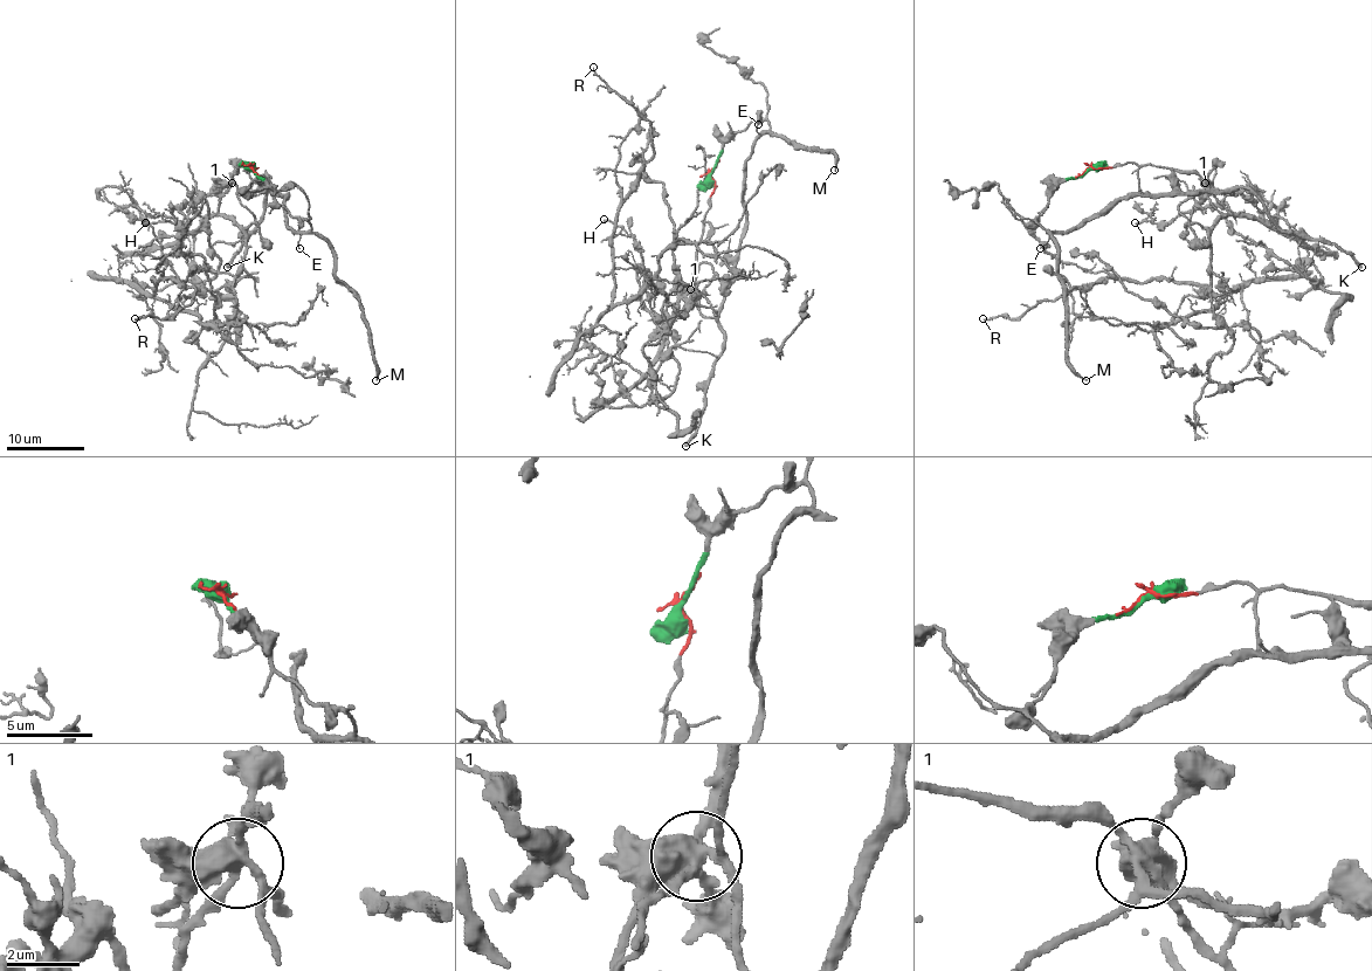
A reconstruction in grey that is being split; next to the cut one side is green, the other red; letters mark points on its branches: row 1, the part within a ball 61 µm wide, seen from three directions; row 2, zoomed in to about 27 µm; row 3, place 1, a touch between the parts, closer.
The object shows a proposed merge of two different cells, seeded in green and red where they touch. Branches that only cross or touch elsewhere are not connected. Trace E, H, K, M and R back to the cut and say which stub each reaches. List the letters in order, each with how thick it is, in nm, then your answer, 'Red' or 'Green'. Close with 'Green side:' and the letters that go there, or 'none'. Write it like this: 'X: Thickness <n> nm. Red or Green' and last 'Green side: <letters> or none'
E: Thickness 120 nm. Green
H: Thickness 160 nm. Red
K: Thickness 320 nm. Green
M: Thickness 140 nm. Green
R: Thickness 150 nm. Red
Green side: E, K, M

